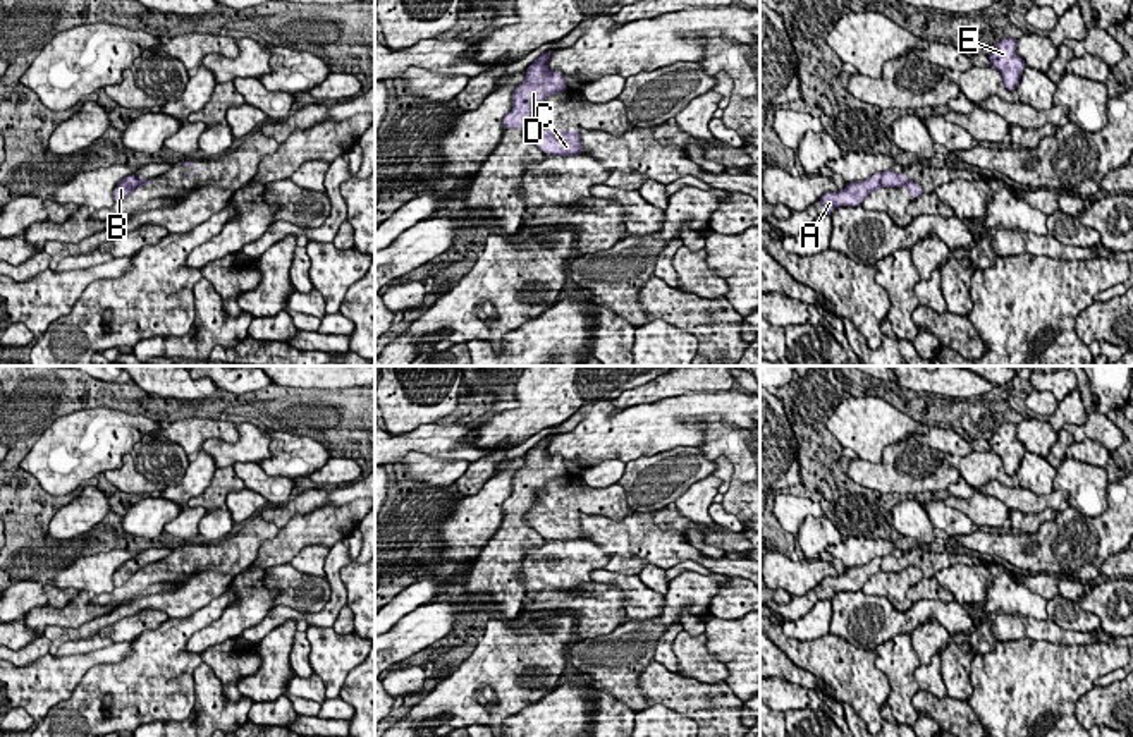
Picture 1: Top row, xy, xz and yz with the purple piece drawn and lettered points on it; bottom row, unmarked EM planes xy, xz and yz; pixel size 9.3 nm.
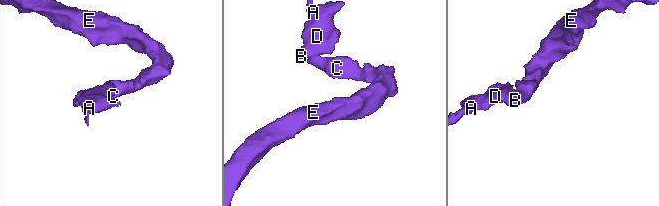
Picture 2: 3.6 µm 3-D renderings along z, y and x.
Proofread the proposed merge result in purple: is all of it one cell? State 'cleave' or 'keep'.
cleave

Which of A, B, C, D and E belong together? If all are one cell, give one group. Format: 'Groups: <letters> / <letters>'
Groups: A B D / C E

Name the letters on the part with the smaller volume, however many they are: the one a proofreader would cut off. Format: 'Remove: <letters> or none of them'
Remove: A, B, D

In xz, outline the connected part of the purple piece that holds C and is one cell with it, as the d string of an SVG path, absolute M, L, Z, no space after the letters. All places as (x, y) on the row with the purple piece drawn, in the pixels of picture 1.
M524 129L524 136L530 143L538 146L545 155L573 156L583 155L579 131L559 131L559 129Z

